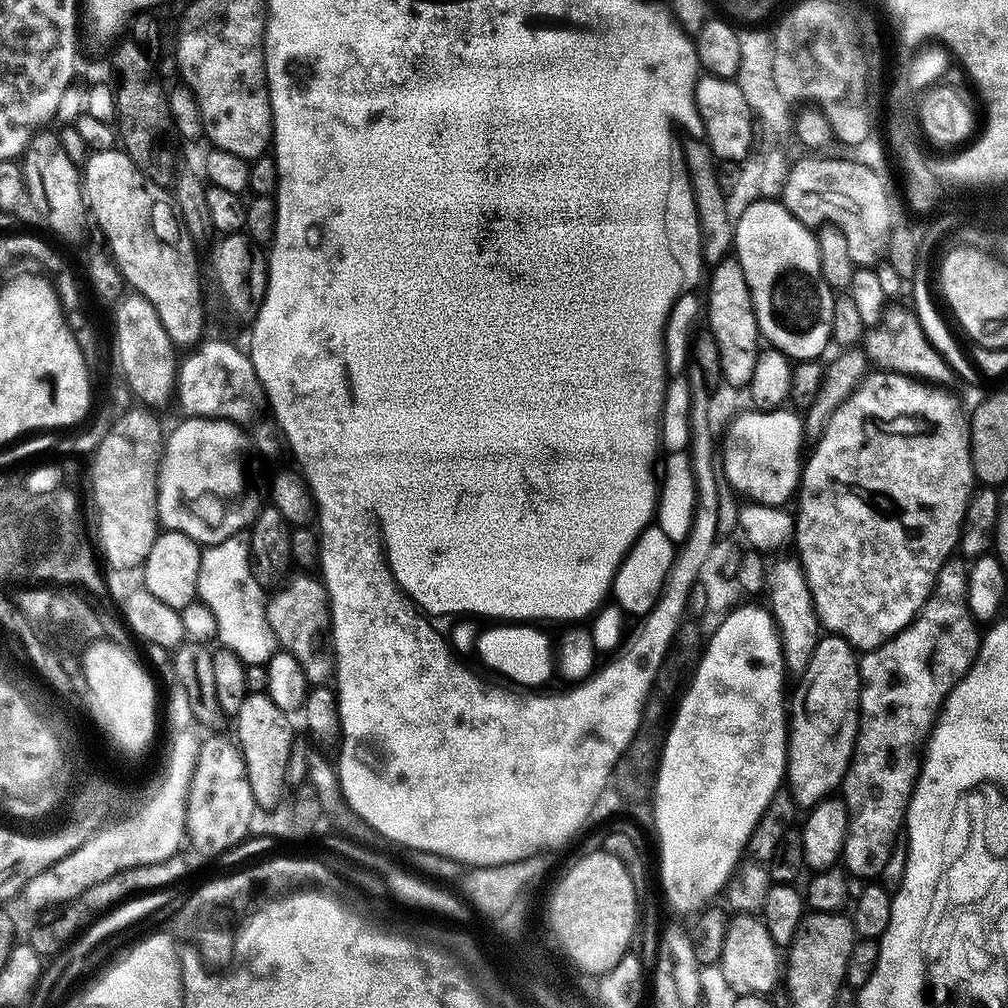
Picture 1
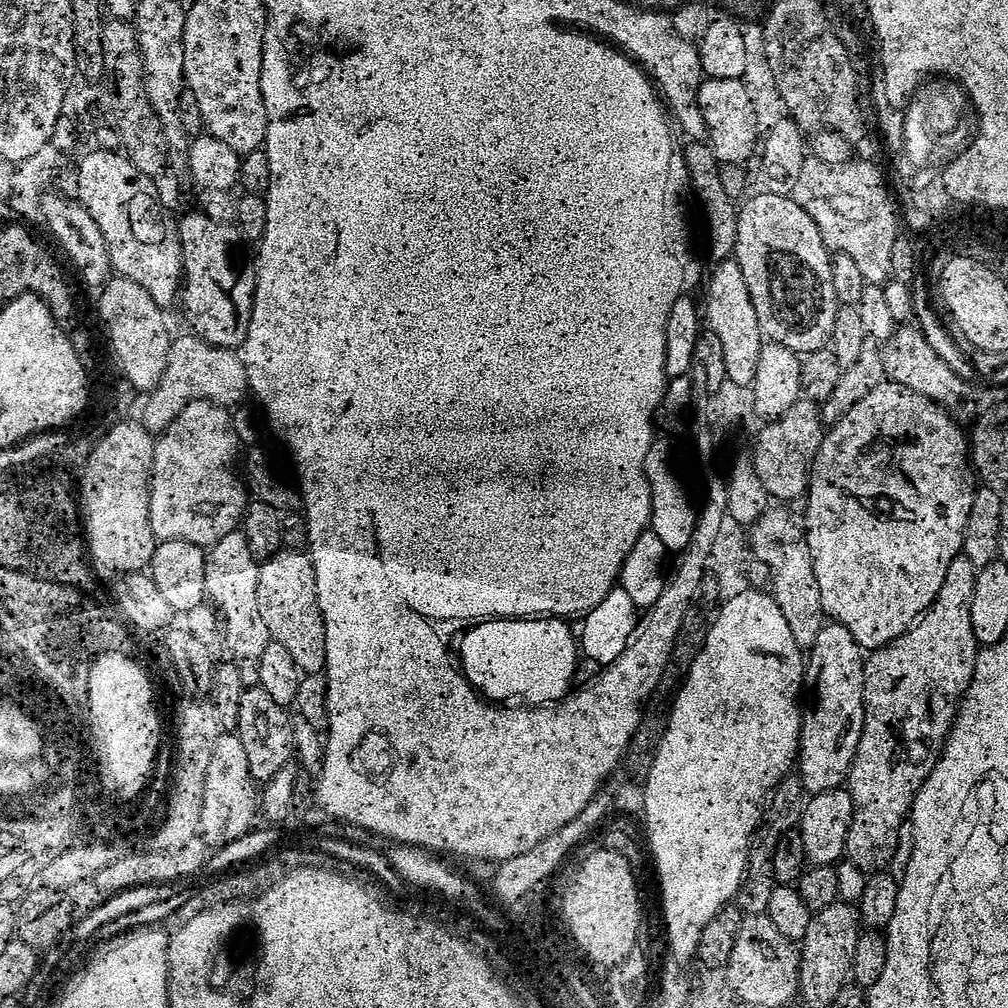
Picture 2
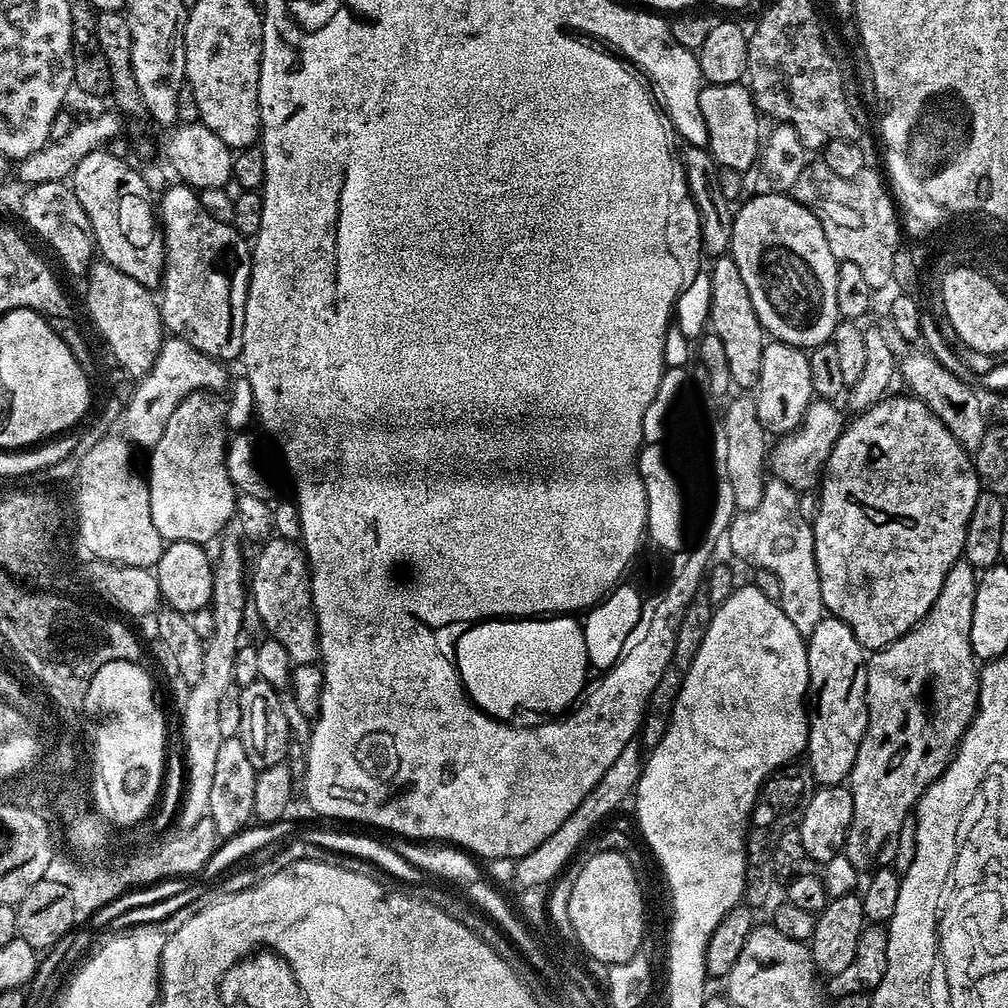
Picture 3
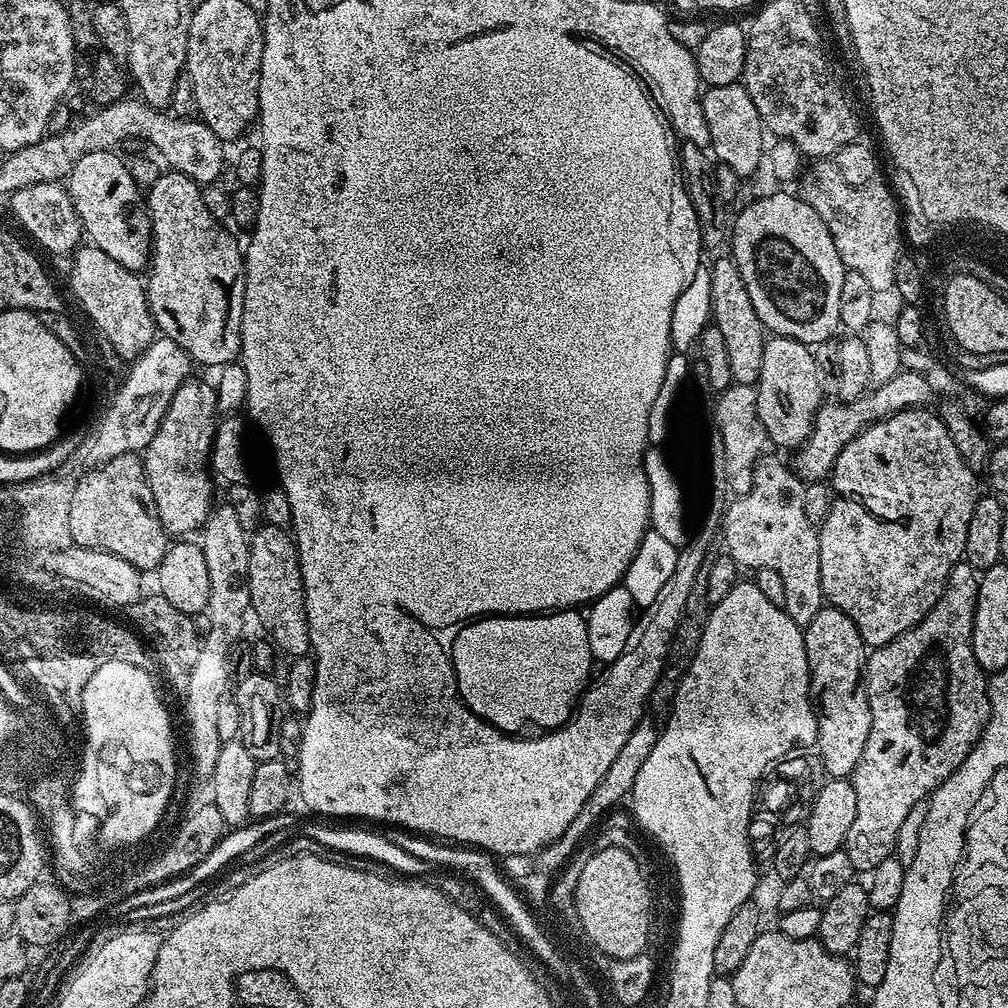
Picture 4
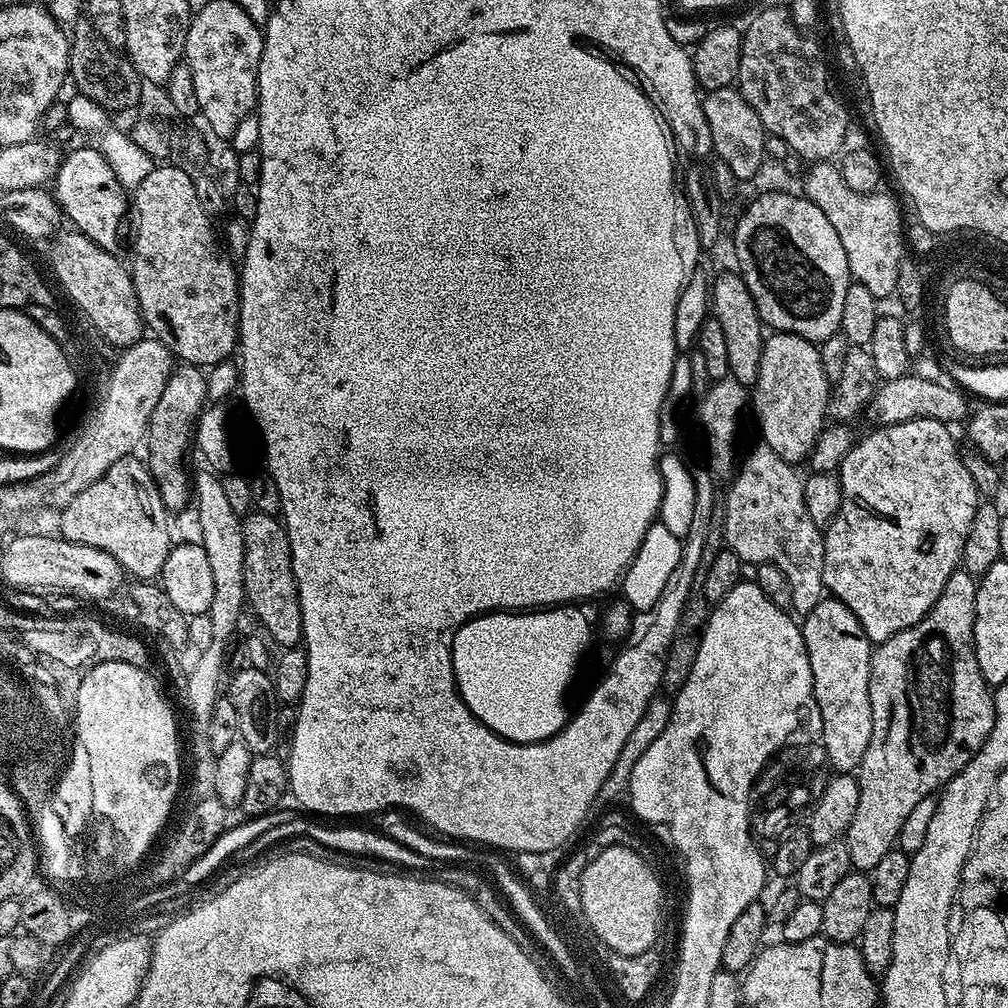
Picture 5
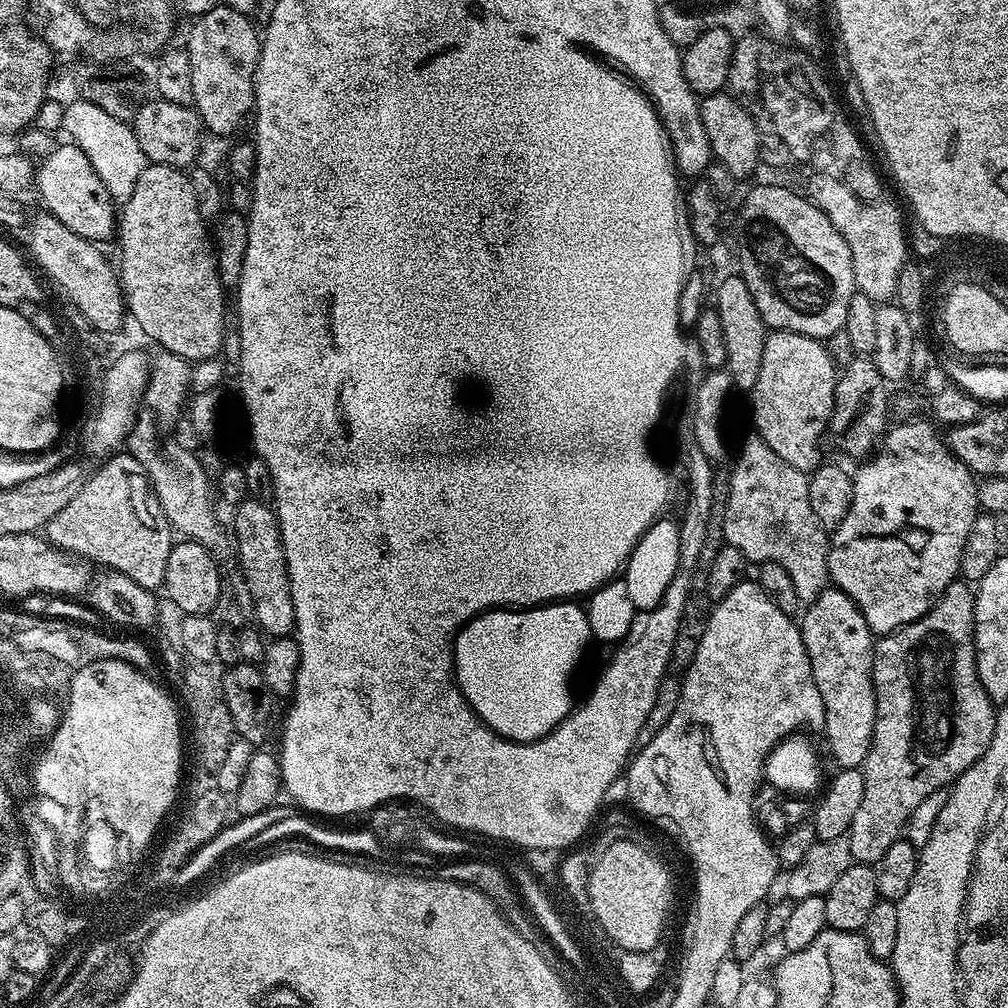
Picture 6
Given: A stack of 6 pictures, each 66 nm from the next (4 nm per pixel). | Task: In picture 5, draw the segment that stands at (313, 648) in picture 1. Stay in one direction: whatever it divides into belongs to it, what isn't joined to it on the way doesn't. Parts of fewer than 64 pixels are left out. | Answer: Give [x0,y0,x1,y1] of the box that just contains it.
[243,510,303,649]

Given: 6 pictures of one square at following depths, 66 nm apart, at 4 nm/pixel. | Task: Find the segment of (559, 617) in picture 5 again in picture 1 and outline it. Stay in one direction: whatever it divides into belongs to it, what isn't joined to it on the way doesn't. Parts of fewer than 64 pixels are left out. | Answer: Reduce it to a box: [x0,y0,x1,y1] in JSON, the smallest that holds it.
[450,610,554,690]

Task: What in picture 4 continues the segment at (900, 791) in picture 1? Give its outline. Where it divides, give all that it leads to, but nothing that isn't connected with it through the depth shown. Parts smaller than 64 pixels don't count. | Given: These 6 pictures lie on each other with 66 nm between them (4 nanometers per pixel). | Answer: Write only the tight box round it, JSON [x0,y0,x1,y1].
[843,562,990,873]

